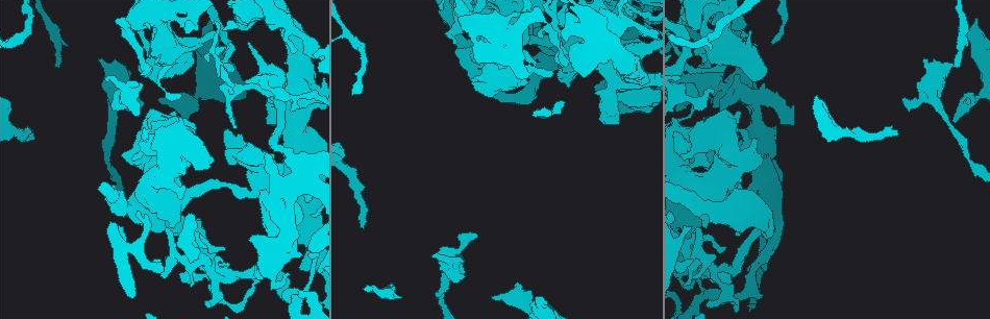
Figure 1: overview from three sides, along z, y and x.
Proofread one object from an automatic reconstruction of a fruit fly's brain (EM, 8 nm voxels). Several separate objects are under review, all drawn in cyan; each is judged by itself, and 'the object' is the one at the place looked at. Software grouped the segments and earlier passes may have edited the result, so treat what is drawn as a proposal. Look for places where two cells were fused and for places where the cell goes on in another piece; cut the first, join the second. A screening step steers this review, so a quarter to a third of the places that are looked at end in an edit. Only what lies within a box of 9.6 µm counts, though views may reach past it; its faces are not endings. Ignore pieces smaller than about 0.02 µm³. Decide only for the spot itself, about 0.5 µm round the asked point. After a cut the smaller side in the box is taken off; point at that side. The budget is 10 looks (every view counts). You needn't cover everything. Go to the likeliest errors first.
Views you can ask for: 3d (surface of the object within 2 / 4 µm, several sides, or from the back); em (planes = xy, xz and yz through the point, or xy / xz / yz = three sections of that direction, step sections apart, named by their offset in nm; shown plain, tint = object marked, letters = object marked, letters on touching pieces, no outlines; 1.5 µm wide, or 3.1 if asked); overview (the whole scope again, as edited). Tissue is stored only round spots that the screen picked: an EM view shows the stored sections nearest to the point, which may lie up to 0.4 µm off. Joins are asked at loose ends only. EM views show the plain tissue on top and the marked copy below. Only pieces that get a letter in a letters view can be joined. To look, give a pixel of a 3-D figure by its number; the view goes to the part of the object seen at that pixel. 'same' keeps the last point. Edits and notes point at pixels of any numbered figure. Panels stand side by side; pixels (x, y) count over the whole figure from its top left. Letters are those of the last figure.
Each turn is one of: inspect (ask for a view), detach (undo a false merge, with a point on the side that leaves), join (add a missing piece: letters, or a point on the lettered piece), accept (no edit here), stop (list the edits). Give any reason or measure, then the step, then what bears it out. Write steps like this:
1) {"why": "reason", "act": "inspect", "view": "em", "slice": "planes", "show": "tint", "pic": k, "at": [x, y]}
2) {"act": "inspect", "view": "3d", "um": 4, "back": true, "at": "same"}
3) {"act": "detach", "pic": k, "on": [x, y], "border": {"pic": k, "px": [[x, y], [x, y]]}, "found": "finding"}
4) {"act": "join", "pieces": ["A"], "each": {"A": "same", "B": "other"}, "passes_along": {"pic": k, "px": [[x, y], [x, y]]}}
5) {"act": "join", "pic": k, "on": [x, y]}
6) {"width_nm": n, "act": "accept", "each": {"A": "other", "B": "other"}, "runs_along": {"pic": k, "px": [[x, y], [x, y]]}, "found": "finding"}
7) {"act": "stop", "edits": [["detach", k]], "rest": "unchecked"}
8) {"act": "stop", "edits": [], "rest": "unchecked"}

{"why": "an open end", "act": "inspect", "view": "3d", "um": 2, "pic": 1, "at": [598, 118]}

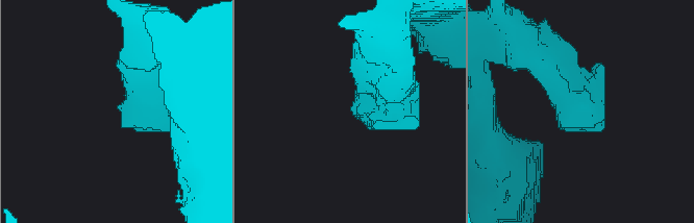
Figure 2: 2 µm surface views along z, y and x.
{"why": "shape alone is not enough", "act": "inspect", "view": "em", "slice": "planes", "show": "letters", "pic": 2, "at": [586, 123]}

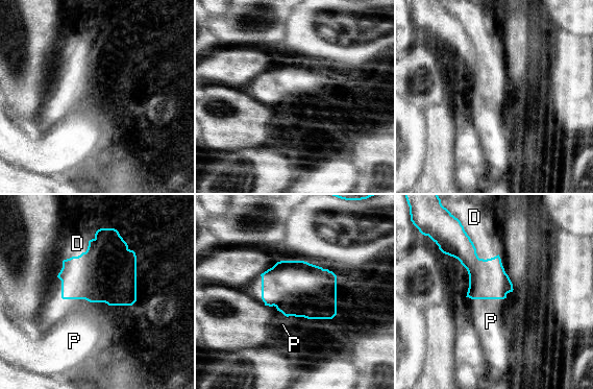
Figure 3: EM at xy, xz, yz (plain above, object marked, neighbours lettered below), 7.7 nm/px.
{"act": "join", "pieces": ["P"], "each": {"D": "other", "P": "same"}, "passes_along": {"pic": 3, "px": [[488, 280], [490, 298], [491, 321]]}, "found": "it goes on there"}

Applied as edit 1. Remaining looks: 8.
{"act": "inspect", "view": "overview"}

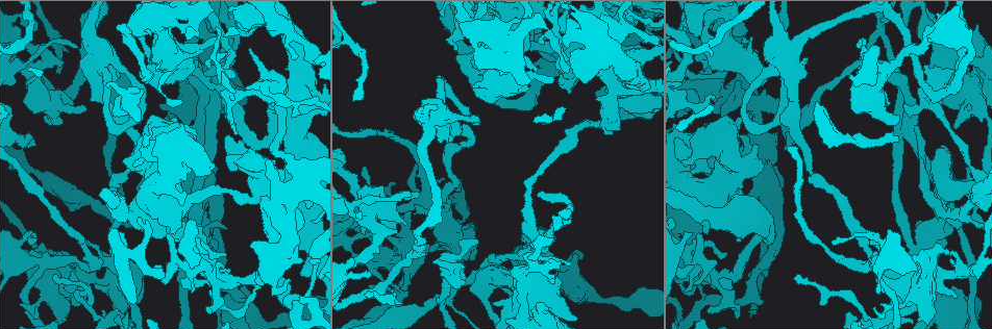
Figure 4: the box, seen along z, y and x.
{"why": "stops while still wide", "act": "inspect", "view": "em", "slice": "yz", "step": 4, "show": "letters", "pic": 4, "at": [975, 26]}

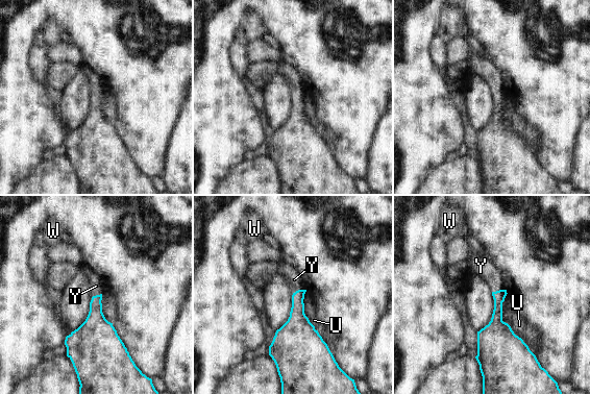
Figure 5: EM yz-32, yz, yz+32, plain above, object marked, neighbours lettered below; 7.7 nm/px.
{"why": "cut it another way", "act": "inspect", "view": "em", "slice": "planes", "show": "letters", "at": "same"}

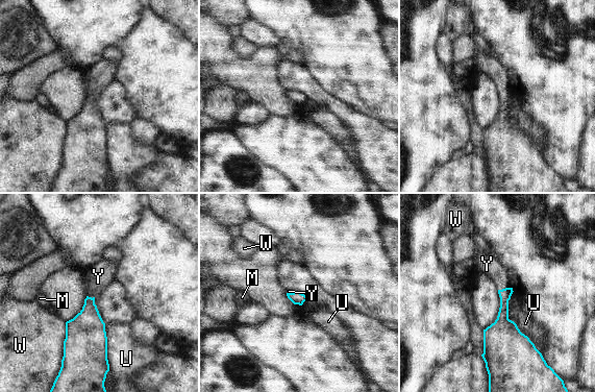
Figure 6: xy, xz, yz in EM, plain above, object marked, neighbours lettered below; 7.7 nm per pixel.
{"act": "join", "pieces": ["Y"], "each": {"M": "other", "U": "other", "W": "other", "Y": "same"}, "found": "the cell continues"}

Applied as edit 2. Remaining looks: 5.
{"act": "inspect", "view": "em", "slice": "xz", "step": 4, "show": "tint", "pic": 4, "at": [230, 116]}

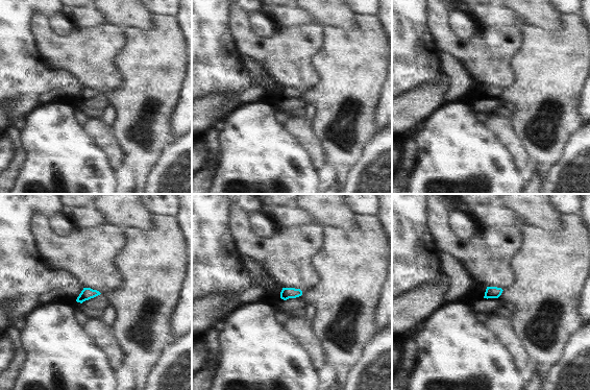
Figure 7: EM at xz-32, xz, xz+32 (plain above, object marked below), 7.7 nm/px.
{"act": "inspect", "view": "em", "slice": "planes", "show": "tint", "at": "same"}

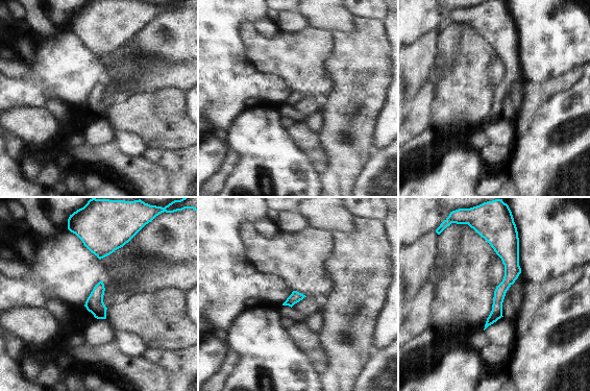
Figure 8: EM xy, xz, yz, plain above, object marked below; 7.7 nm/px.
{"act": "inspect", "view": "em", "slice": "planes", "show": "letters", "at": "same"}

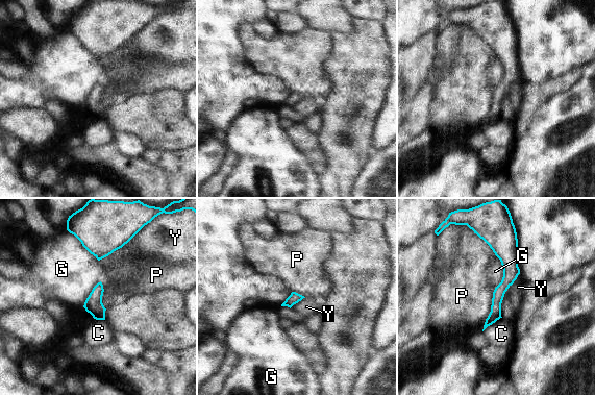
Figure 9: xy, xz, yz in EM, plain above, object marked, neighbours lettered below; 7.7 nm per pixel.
{"width_nm": 90, "act": "accept", "each": {"C": "other", "G": "other", "P": "other", "Y": "other"}, "runs_along": {"pic": 9, "px": [[492, 236], [509, 278], [488, 322]]}, "found": "one cell here"}

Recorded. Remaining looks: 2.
{"act": "stop", "edits": [["join", 3], ["join", 6]], "rest": "unchecked"}

